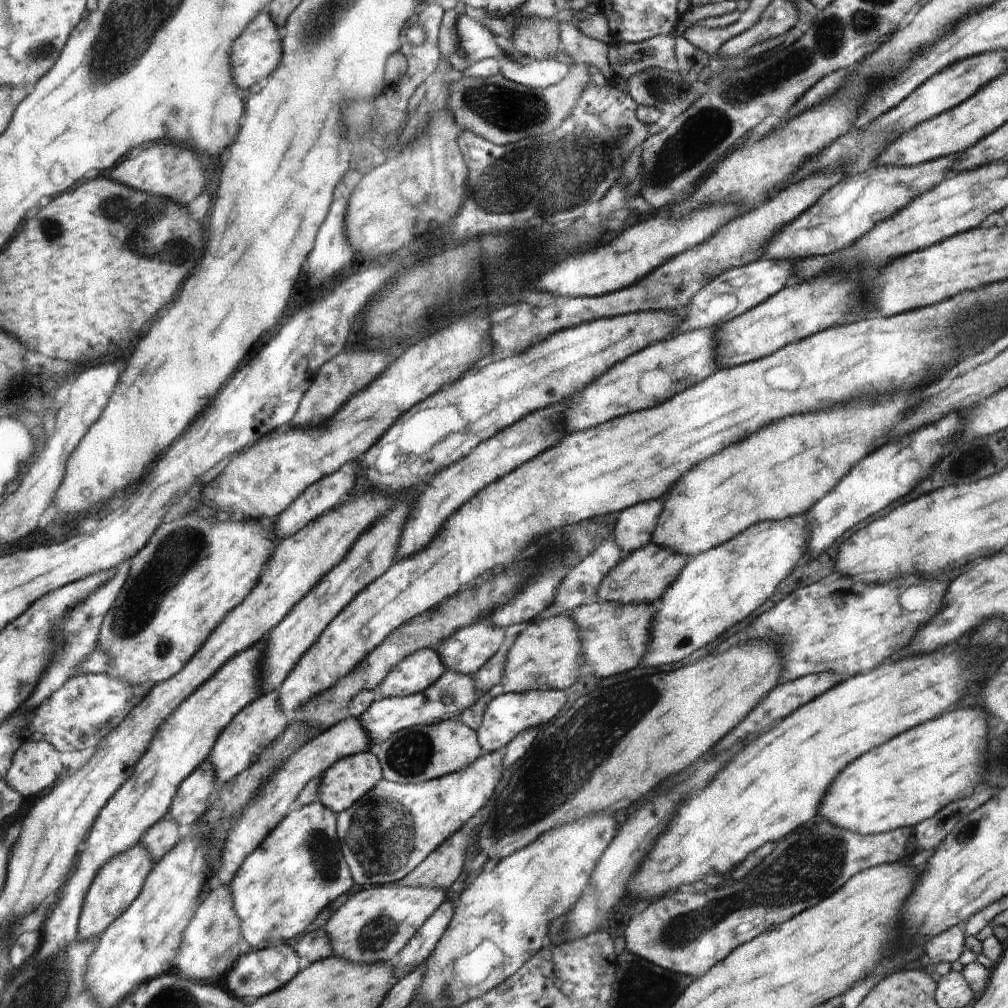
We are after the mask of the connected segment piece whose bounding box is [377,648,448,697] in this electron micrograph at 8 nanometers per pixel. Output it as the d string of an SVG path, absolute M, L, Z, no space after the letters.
M422 649L400 662L377 688L380 697L407 697L434 685L447 666L434 649Z

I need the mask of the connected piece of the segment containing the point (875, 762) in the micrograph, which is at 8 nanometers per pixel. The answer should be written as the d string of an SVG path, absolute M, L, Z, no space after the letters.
M958 708L900 734L900 738L892 738L864 758L856 758L836 778L824 806L820 806L820 816L835 827L861 835L913 828L927 821L948 802L972 792L980 782L986 728L986 716L980 708Z

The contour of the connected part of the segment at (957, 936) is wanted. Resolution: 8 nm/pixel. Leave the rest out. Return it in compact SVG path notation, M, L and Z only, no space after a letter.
M958 925L952 930L948 929L948 934L940 934L940 938L934 938L932 946L926 946L924 952L929 956L931 963L937 962L954 962L960 958L965 948L967 934L964 934Z

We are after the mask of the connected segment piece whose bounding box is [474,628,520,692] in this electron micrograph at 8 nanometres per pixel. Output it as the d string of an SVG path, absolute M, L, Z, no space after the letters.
M520 628L507 631L506 640L504 640L499 652L487 660L486 664L478 670L478 673L474 674L483 692L497 688L501 684L504 678L503 672L505 671L508 651L519 634Z

